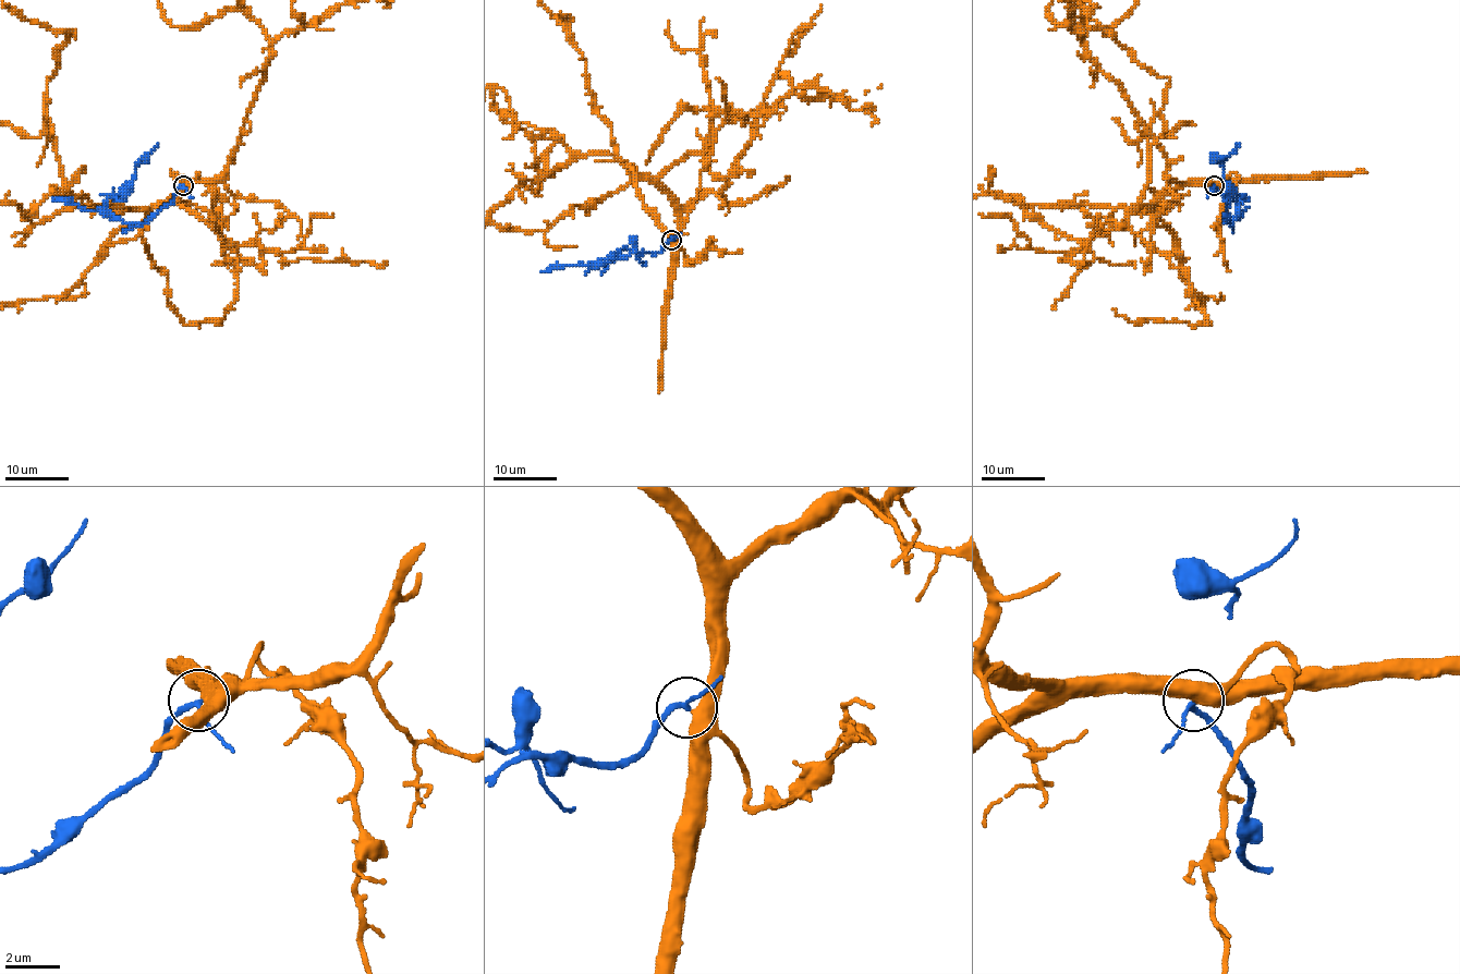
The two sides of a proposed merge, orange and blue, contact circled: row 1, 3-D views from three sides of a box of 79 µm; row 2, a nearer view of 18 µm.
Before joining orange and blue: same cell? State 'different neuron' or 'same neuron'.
same neuron

